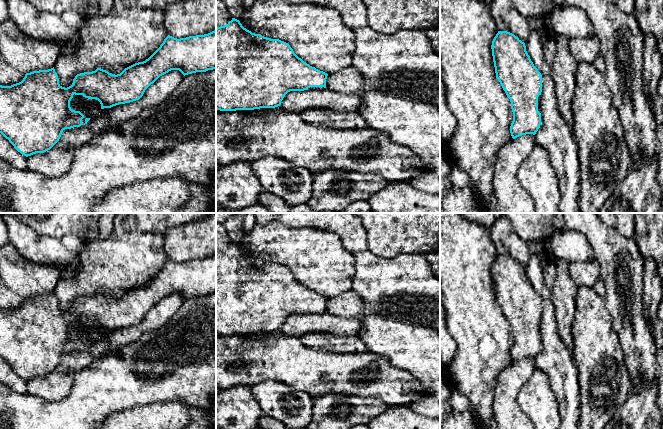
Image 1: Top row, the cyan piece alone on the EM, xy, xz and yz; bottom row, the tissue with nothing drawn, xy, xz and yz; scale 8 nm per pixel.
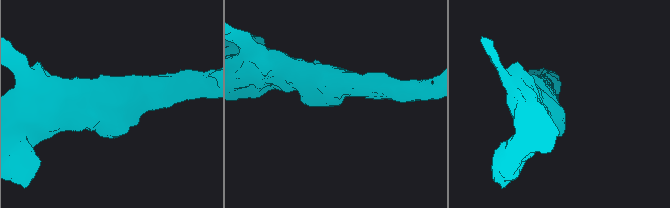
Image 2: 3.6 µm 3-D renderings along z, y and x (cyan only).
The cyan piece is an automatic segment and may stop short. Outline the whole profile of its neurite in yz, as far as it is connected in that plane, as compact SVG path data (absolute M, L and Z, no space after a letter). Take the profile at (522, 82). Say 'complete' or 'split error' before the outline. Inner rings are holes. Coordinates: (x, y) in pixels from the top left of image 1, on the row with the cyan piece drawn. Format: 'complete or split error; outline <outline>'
split error; outline M498 31L491 49L496 78L511 102L512 138L526 134L535 135L542 123L541 73L531 61L525 43L510 32Z

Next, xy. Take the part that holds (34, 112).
split error; outline M216 30L180 39L168 35L145 61L135 63L117 75L101 68L77 74L72 85L67 88L59 84L54 67L26 73L19 83L11 86L0 85L0 133L26 157L44 153L59 141L65 129L83 126L99 113L99 109L88 112L72 110L70 101L77 95L98 100L101 109L111 108L139 100L151 84L171 70L179 70L185 76L213 69L216 69Z

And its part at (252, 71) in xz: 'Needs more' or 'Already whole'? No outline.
Needs more

